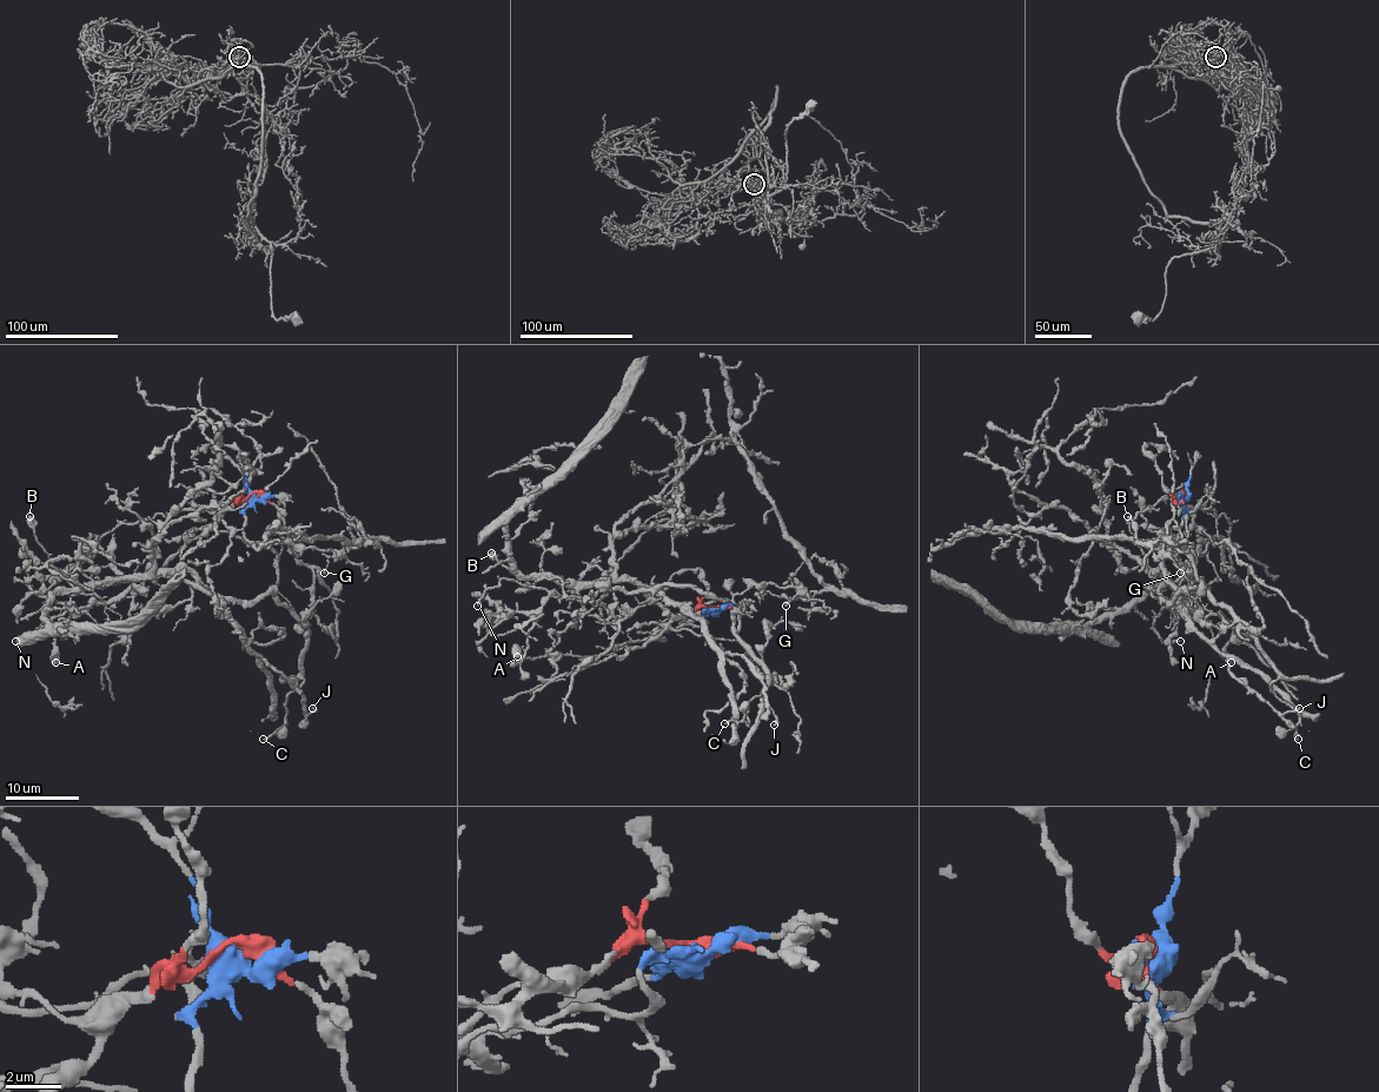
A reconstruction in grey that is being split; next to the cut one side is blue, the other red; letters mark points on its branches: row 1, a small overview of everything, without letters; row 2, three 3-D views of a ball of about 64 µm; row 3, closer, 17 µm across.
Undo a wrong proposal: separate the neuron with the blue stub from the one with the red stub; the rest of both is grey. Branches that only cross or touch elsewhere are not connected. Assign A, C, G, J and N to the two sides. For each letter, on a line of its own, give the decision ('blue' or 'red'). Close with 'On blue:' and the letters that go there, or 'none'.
A: blue
C: blue
G: blue
J: red
N: blue
On blue: A, C, G, N

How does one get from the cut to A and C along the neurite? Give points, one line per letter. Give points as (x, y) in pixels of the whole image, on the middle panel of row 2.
A: (715, 609), (705, 604), (730, 600), (735, 629), (734, 609), (695, 589), (554, 595), (518, 657)
C: (715, 609), (705, 604), (735, 606), (737, 637), (768, 672), (764, 701), (750, 701), (747, 723), (724, 723)

